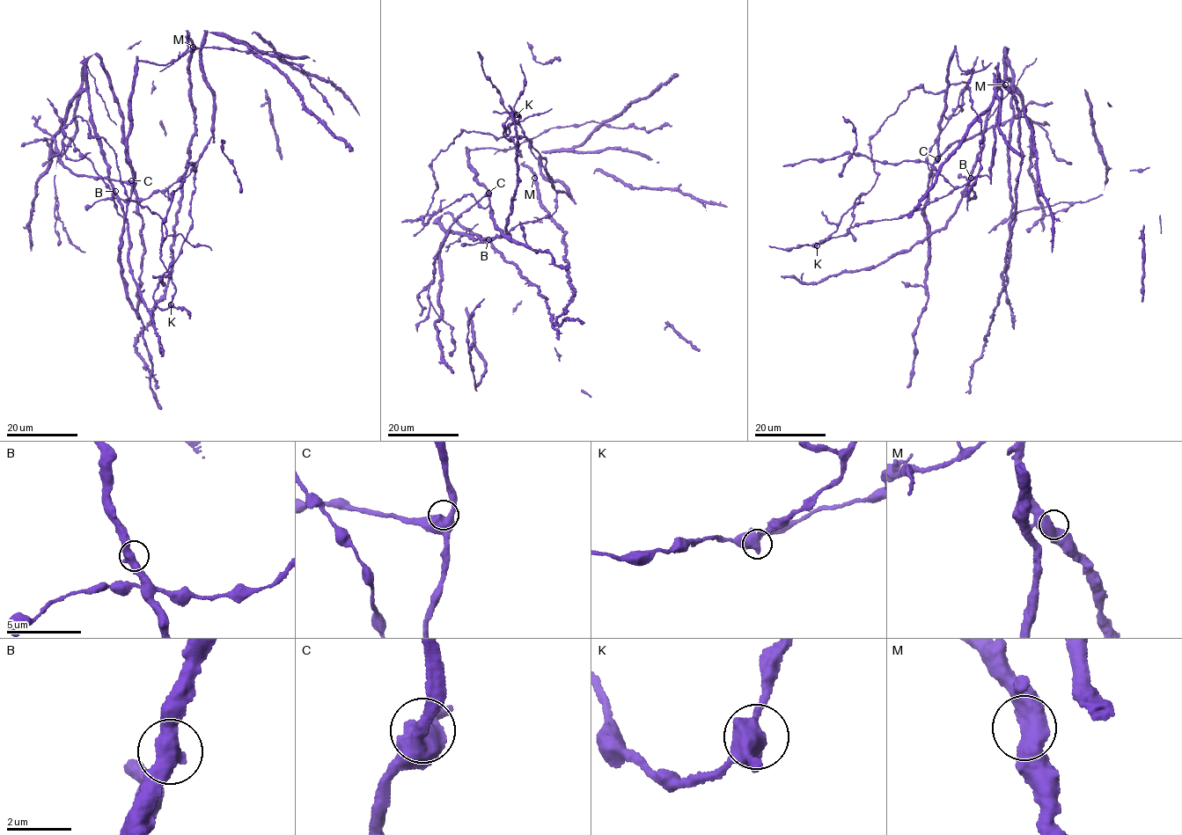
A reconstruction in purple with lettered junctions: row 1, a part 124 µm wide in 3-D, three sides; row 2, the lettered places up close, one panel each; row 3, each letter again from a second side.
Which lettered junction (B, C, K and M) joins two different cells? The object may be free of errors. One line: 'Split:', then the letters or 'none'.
Split: K

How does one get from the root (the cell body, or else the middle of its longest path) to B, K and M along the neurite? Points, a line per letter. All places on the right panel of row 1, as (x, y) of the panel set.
B: (953, 190), (967, 184), (976, 198), (975, 195), (970, 199), (966, 194), (963, 195), (971, 178)
K: (953, 190), (896, 218), (858, 224), (845, 234), (812, 245), (817, 246)
M: (953, 190), (979, 175), (990, 176), (1001, 91), (1005, 84)

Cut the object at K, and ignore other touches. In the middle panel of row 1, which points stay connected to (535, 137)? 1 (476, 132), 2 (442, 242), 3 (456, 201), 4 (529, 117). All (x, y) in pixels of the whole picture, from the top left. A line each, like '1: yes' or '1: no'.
1: no
2: yes
3: yes
4: no

